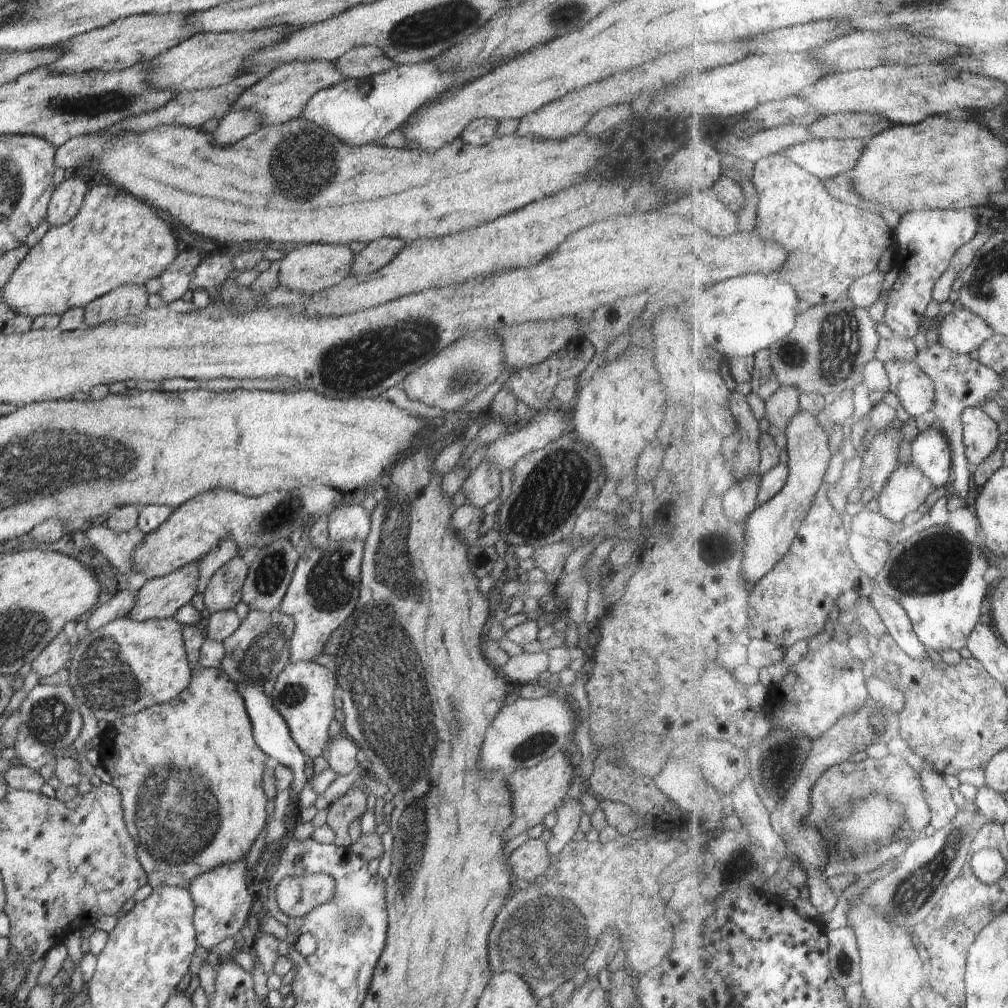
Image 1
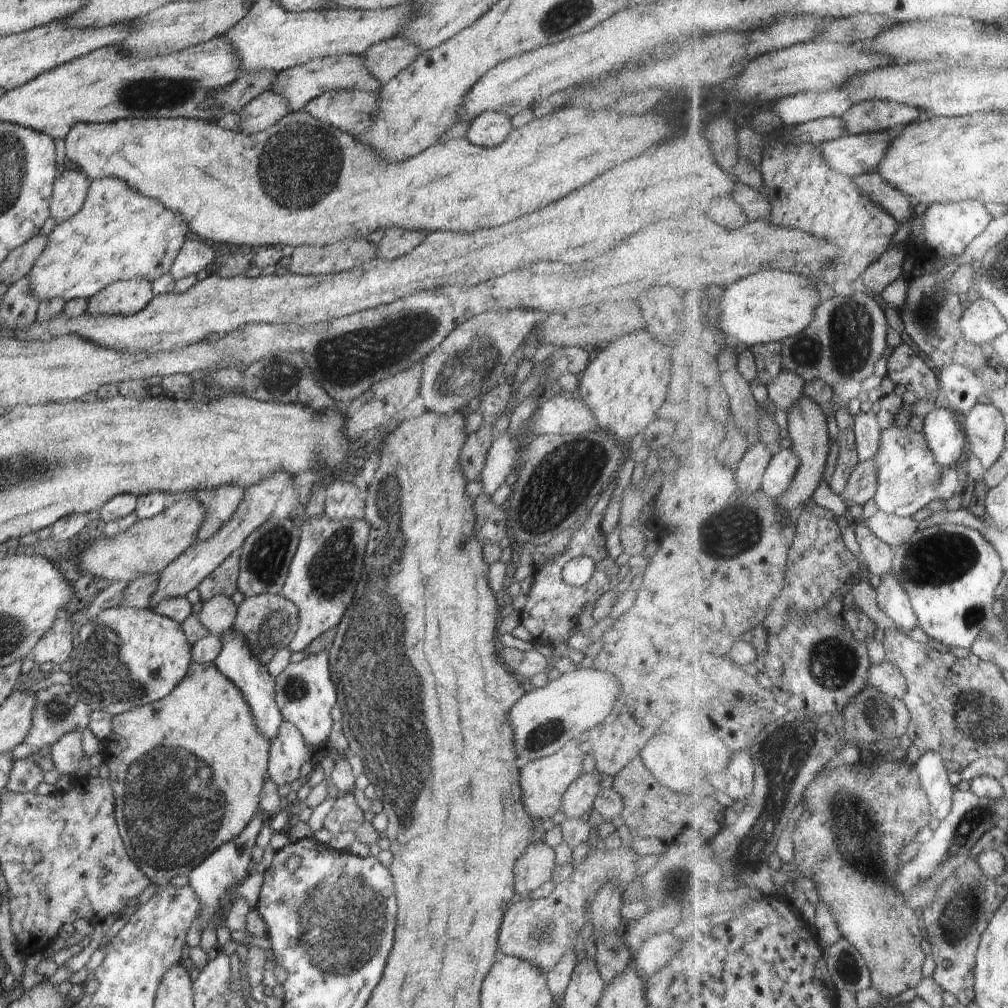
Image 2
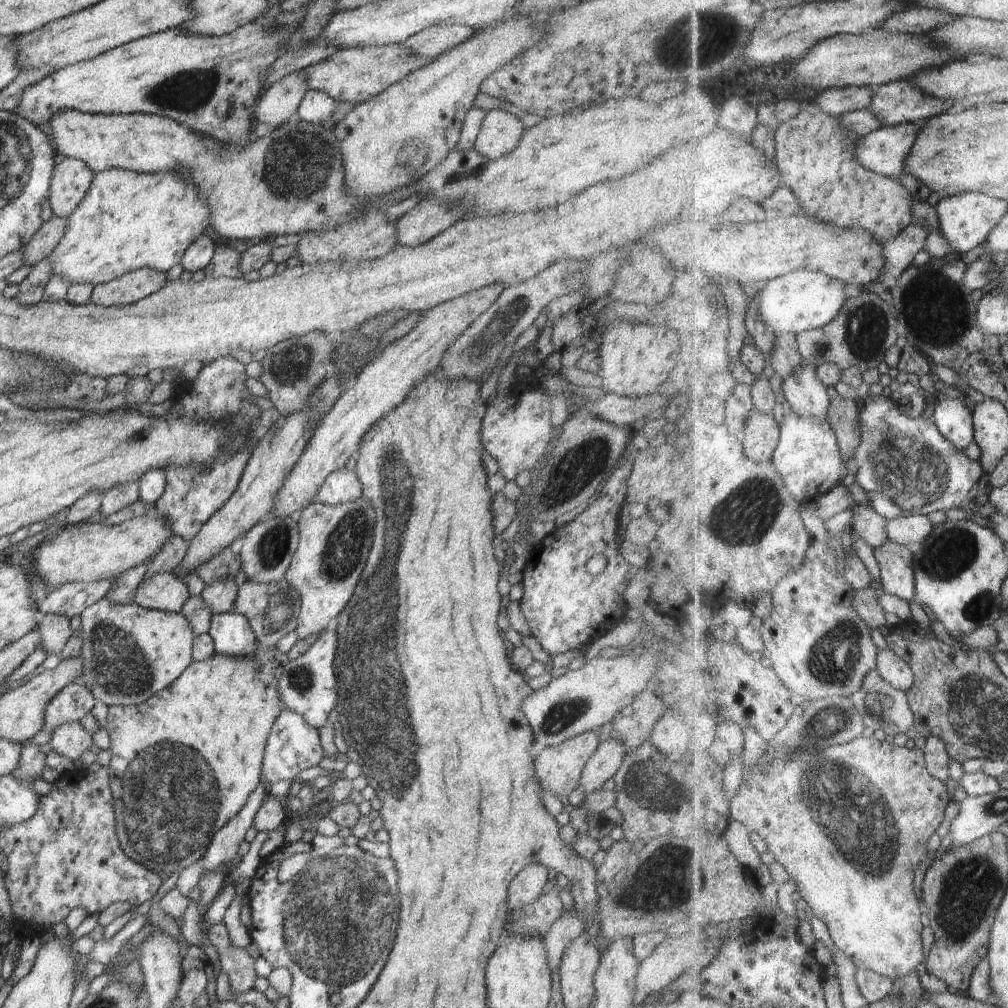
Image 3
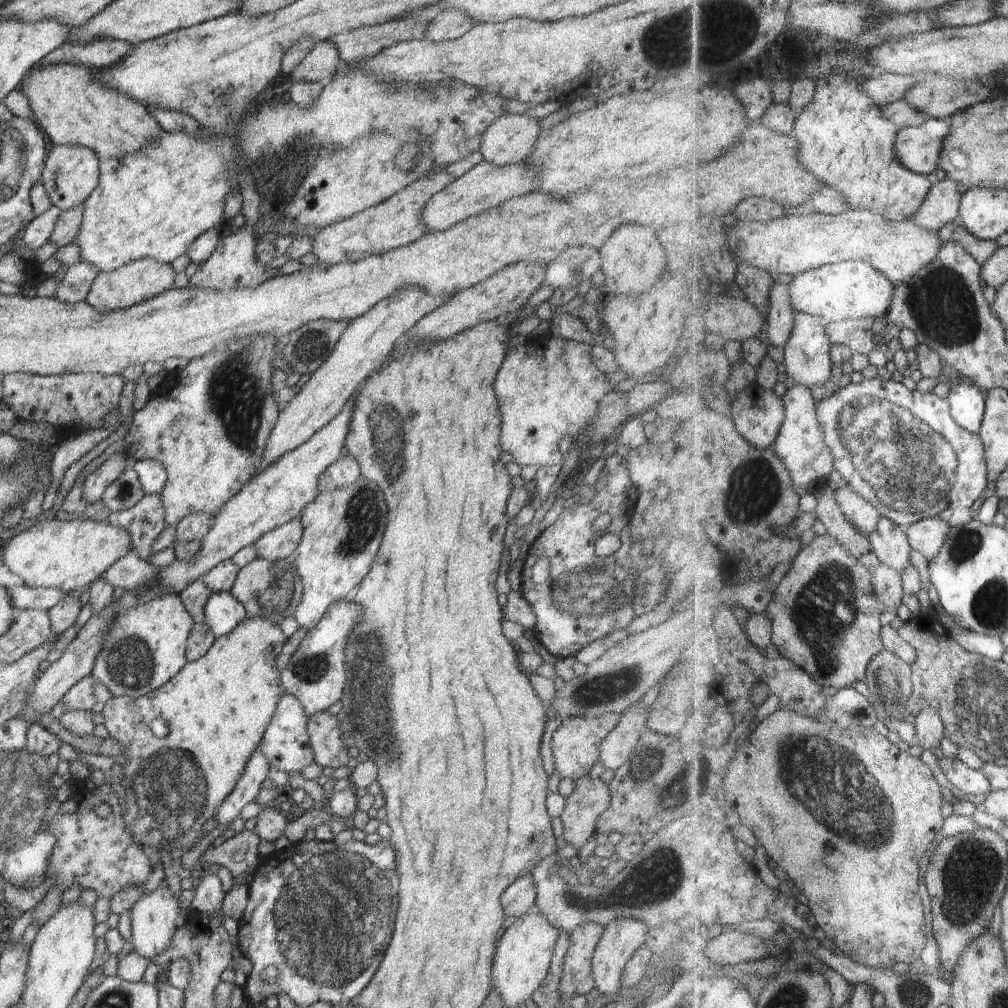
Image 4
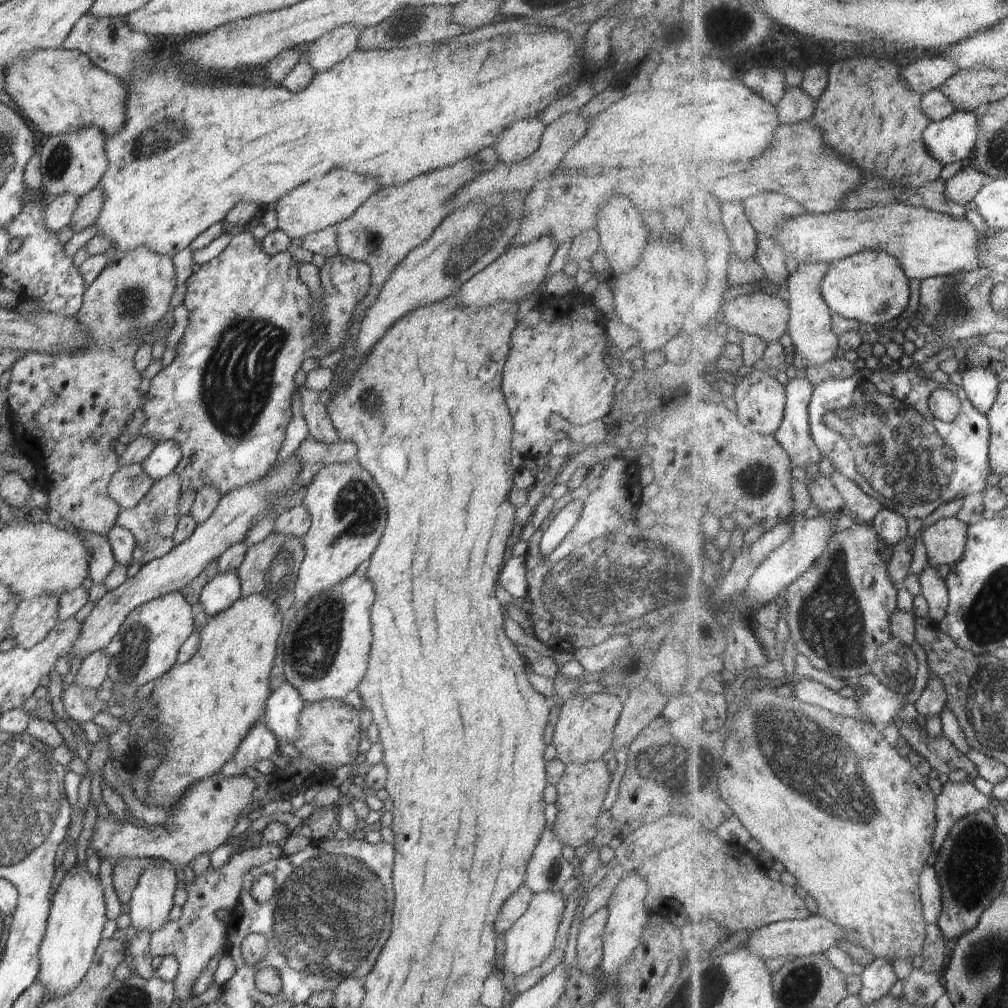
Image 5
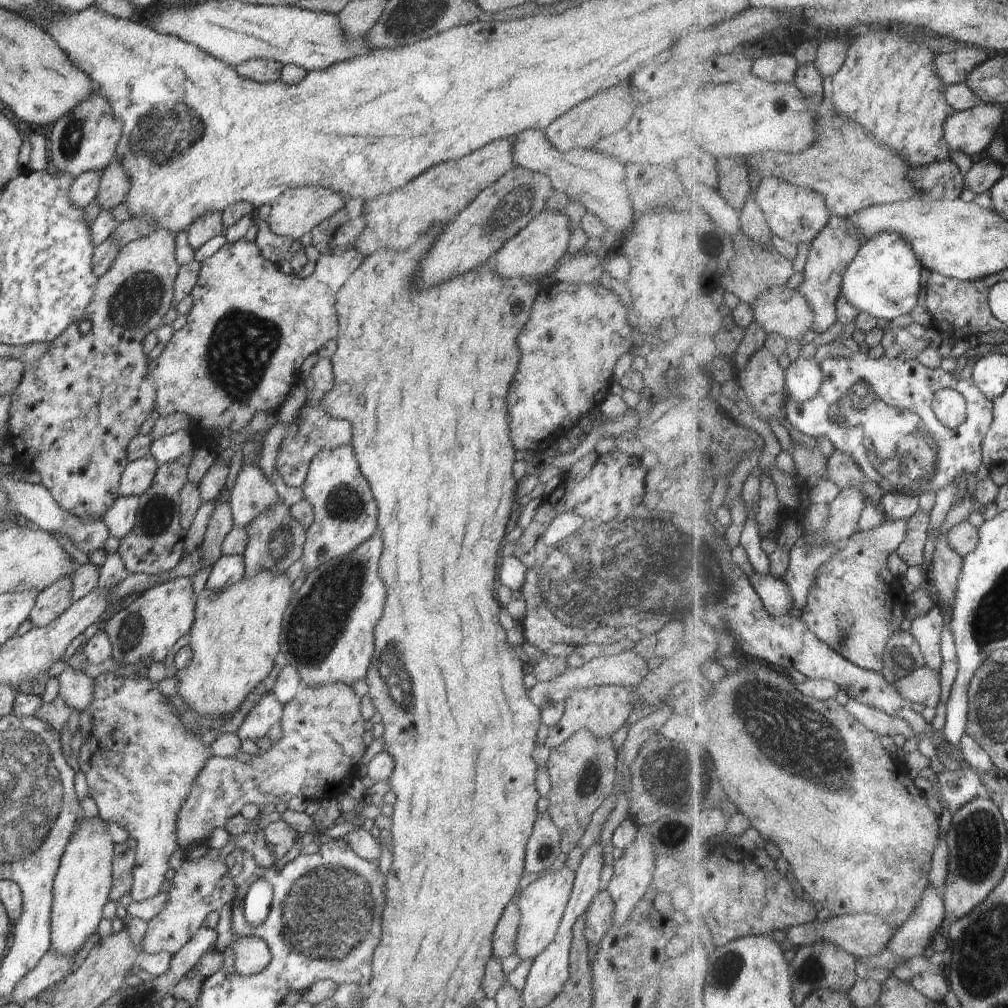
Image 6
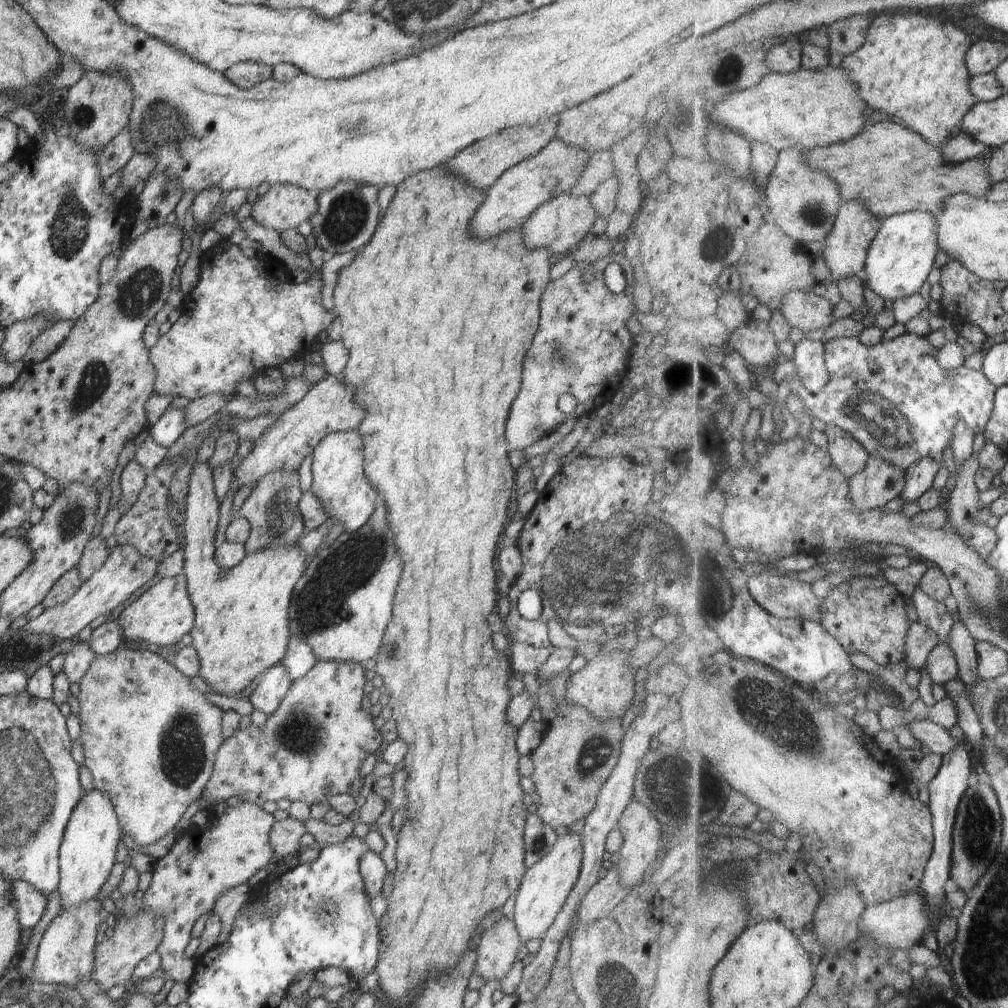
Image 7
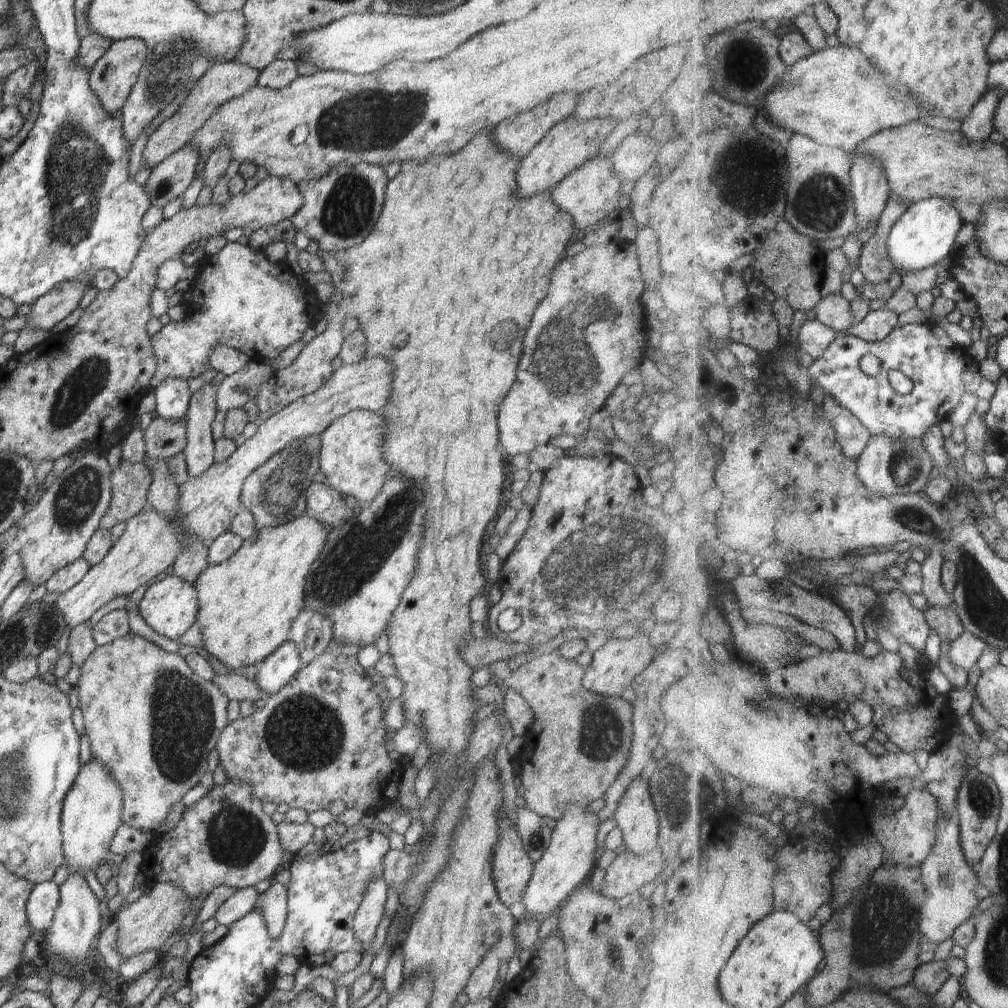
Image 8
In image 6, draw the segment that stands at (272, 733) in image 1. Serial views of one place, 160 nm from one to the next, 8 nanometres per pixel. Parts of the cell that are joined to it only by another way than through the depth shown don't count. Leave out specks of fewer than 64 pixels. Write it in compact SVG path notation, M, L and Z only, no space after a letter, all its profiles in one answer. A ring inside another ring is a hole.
M234 554L234 556L220 556L218 562L212 566L208 576L206 588L209 592L216 592L226 586L234 586L245 576L244 558Z

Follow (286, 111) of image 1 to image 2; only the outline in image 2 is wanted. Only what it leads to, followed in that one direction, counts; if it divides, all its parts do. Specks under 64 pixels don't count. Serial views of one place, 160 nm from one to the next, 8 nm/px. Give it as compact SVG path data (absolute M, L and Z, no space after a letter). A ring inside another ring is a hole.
M330 55L281 71L274 81L272 91L284 95L289 100L291 112L294 112L303 110L310 100L328 91L376 93L381 86L381 82L368 70L362 55Z

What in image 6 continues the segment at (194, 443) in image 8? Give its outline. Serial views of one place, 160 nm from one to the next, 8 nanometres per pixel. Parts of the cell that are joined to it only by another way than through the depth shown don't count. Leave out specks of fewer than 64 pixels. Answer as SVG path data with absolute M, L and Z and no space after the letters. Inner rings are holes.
M262 570L262 572L258 572L252 578L243 578L240 582L236 582L234 586L226 586L226 588L220 588L216 592L209 592L208 588L204 588L204 592L201 596L198 596L195 602L195 622L189 633L189 648L193 653L192 661L184 670L178 670L174 674L174 678L178 682L178 692L176 694L181 695L184 703L187 705L186 708L190 708L194 711L194 714L198 714L202 718L206 718L206 716L217 716L217 718L220 718L220 716L232 714L232 712L236 712L240 708L240 704L246 700L246 696L250 696L256 689L256 686L268 676L274 667L275 659L280 655L280 634L283 628L284 612L286 612L286 608L291 600L292 585L293 583L290 582L287 574L272 574L268 570Z

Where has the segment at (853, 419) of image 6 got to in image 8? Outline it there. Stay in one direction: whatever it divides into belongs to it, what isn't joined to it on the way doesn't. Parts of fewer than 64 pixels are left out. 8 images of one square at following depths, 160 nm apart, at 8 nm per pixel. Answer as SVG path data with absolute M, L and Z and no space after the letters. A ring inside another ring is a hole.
M922 323L906 324L894 330L883 342L876 343L867 342L853 334L839 334L823 358L808 367L808 372L814 384L824 390L826 398L832 396L840 406L849 409L872 432L874 437L924 438L932 426L940 426L941 423L951 419L966 394L978 394L980 398L992 401L998 390L997 382L991 382L982 376L980 364L974 358L972 350L967 345L956 344L952 340L952 336L948 332L940 330L941 328L942 326L936 328ZM868 354L872 354L880 360L880 372L877 376L864 374L864 370L860 366L864 356L868 356ZM892 370L901 371L913 381L915 387L910 395L900 396L894 392L892 382L890 382Z

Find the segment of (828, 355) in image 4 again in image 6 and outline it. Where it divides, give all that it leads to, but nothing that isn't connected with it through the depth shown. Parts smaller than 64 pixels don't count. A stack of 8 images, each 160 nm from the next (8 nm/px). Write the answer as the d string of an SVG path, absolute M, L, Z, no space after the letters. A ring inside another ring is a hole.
M833 216L829 226L811 244L811 251L804 269L804 281L797 289L808 298L808 302L816 312L816 324L812 330L826 332L830 326L839 321L838 302L842 297L844 274L856 256L859 256L866 242L866 236L856 228L854 222L848 220L848 217Z

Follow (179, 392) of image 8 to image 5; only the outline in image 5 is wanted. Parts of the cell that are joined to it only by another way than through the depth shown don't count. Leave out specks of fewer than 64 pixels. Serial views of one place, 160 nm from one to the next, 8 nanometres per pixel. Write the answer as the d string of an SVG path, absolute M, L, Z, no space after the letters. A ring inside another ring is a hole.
M172 440L157 444L156 448L150 452L150 456L140 462L144 472L152 478L152 482L169 476L180 463L180 446Z

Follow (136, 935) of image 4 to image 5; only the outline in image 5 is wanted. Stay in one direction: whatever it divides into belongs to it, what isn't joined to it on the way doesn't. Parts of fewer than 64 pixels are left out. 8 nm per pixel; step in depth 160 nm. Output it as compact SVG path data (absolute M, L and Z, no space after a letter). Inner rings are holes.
M166 862L150 864L134 888L130 900L131 926L154 934L168 922L173 908L173 897L179 884L175 872Z

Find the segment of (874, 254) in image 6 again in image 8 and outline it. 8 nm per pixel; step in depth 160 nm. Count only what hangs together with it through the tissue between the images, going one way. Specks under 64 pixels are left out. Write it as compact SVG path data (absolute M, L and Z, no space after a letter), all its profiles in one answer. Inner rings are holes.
M942 196L928 198L928 200L918 202L918 204L908 208L908 212L894 224L890 240L888 240L888 252L890 252L890 256L894 260L895 272L901 275L921 272L924 269L936 267L936 264L940 261L944 262L946 256L951 256L951 254L955 253L954 244L956 244L965 222L960 210L954 206L954 202L950 198L942 198Z

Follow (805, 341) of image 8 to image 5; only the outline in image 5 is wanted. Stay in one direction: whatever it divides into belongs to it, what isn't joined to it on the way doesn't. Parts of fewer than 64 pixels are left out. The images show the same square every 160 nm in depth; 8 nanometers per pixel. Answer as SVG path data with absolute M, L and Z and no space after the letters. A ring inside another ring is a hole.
M809 377L794 378L787 384L787 412L782 427L774 435L790 453L794 466L820 464L826 457L812 435L811 404L815 386Z

